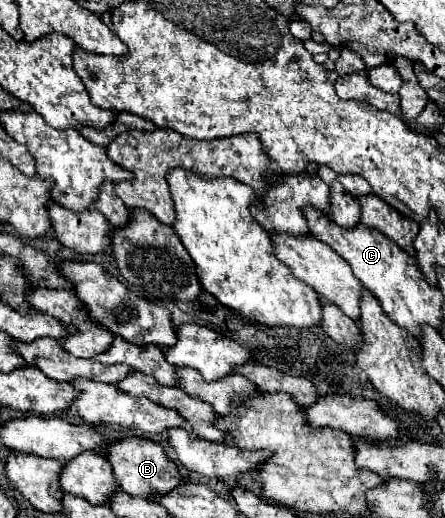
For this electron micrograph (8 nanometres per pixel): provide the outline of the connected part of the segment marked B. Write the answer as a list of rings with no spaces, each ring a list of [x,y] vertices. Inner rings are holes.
[[[139,436],[113,440],[107,446],[107,460],[113,464],[113,474],[119,482],[119,490],[123,490],[129,496],[151,498],[157,492],[165,494],[165,492],[171,492],[183,480],[177,470],[177,464],[167,458],[163,446]]]

